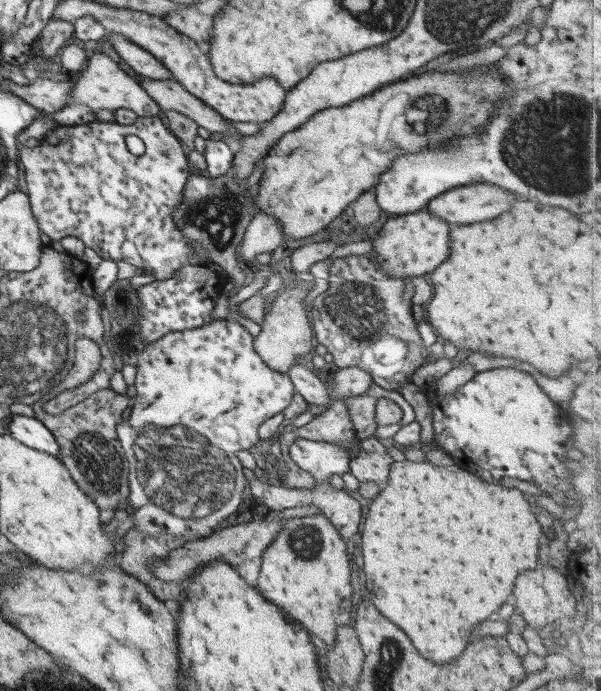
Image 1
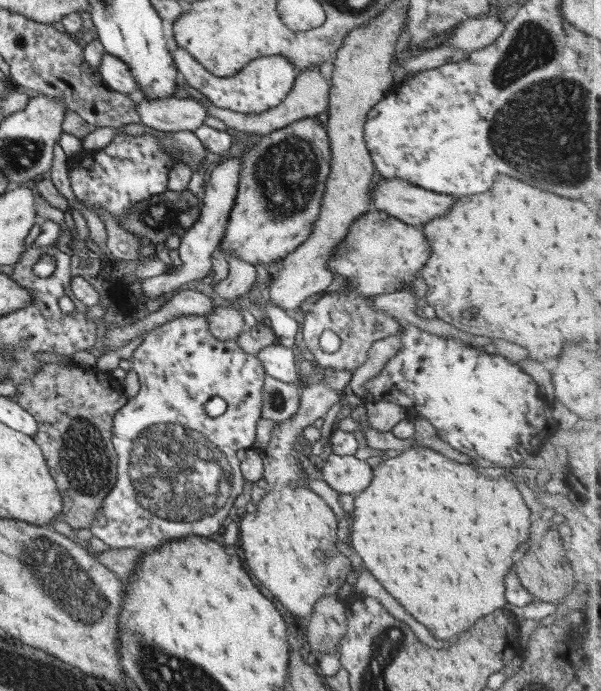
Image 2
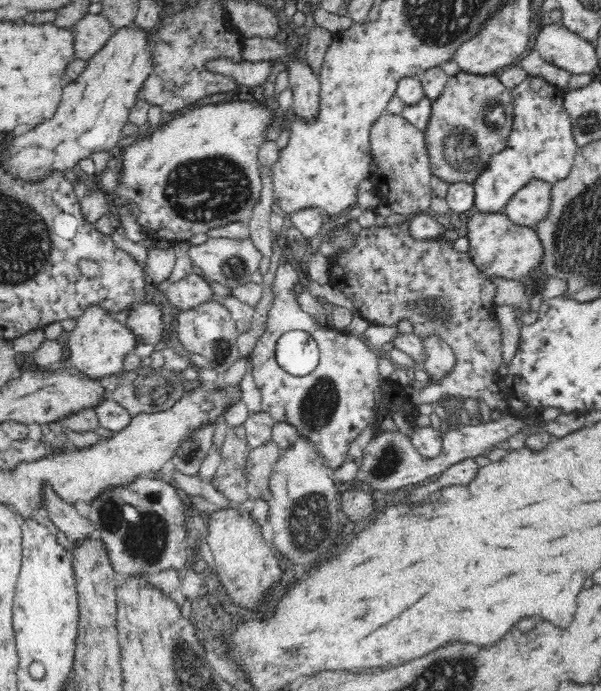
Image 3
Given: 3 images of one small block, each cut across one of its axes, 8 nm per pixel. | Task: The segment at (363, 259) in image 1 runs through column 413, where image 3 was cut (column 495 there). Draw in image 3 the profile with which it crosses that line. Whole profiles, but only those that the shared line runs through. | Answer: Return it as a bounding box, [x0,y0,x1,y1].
[329,222,509,415]

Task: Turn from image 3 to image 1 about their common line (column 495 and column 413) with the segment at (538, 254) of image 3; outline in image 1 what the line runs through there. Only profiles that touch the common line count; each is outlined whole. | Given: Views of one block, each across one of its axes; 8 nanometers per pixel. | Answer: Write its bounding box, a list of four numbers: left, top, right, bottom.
[371,208,452,277]

